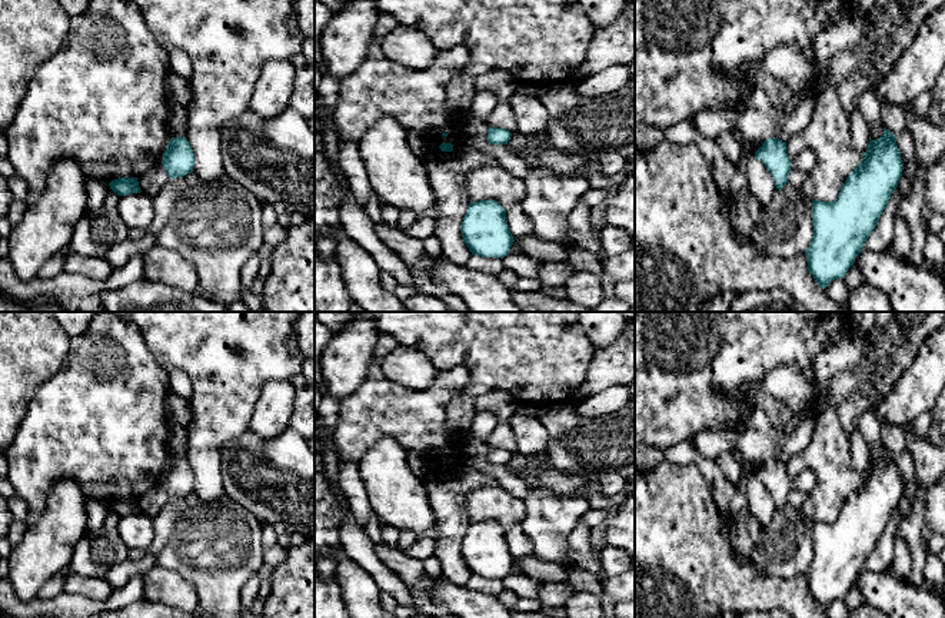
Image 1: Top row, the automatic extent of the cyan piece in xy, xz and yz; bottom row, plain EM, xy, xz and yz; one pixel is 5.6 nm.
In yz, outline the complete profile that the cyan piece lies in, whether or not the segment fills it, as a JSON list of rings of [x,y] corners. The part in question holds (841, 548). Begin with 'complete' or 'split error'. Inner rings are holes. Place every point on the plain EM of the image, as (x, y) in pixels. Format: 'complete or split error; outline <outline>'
complete; outline [[[884,448],[884,455],[878,461],[869,459],[861,484],[849,494],[838,518],[833,522],[812,521],[813,554],[805,575],[808,591],[821,608],[826,609],[832,601],[843,598],[854,585],[898,508],[902,491],[896,456]]]

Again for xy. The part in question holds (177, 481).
complete; outline [[[184,456],[170,459],[163,474],[162,486],[172,499],[194,492],[194,474]]]

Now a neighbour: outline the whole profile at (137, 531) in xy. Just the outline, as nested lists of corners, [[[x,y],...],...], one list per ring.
[[[143,512],[120,516],[119,535],[129,549],[149,549],[156,536],[153,518]]]

